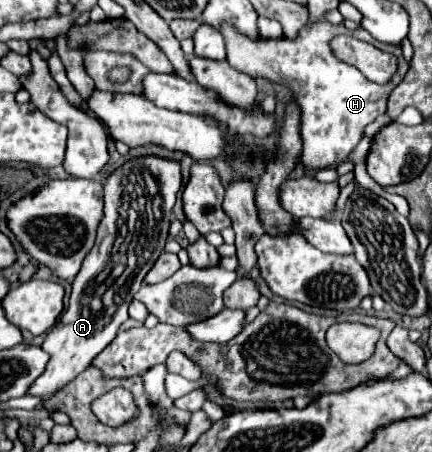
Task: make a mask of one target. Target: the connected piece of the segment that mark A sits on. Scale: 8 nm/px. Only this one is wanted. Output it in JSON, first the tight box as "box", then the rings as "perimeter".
{"box":[28,156,180,400],"perimeter":[[[154,156],[128,160],[106,178],[104,220],[100,222],[96,244],[72,282],[68,310],[42,344],[42,350],[48,352],[50,360],[44,374],[30,386],[28,394],[38,396],[40,400],[52,398],[60,388],[84,372],[114,340],[118,326],[128,320],[128,306],[140,290],[144,276],[162,254],[180,186],[180,164]]]}

